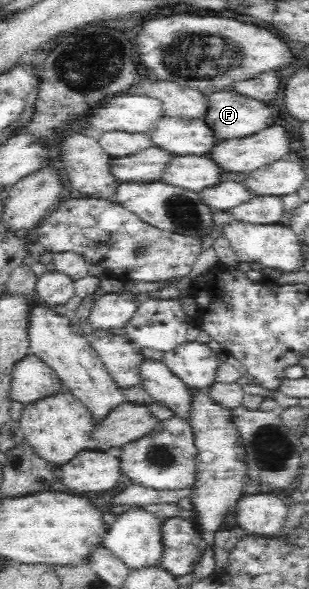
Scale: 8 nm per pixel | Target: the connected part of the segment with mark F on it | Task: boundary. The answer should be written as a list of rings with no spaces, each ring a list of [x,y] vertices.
[[[218,89],[214,93],[207,94],[207,103],[204,123],[212,130],[216,141],[246,138],[275,125],[272,108],[268,108],[260,100]]]

